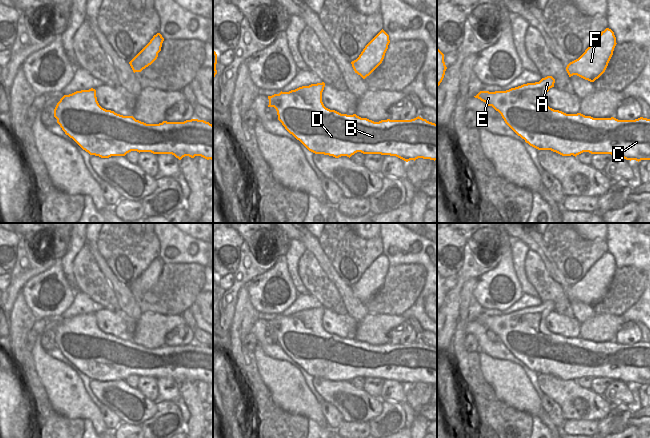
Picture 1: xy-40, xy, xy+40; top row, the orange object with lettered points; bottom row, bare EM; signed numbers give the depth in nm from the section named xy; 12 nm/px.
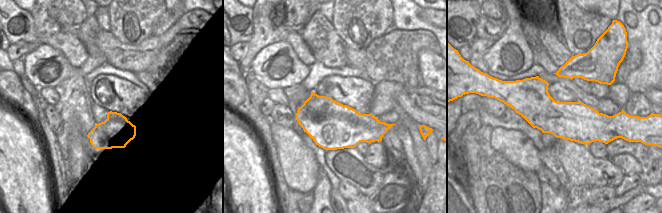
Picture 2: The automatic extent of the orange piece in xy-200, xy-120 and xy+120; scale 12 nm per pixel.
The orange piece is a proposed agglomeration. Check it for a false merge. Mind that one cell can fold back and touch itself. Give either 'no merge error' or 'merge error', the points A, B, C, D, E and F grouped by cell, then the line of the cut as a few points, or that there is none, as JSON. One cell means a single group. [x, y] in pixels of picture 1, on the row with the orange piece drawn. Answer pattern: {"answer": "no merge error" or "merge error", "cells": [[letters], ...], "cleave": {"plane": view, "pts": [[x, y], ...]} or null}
{"answer": "no merge error", "cells": [["A", "B", "C", "D", "E", "F"]], "cleave": null}

